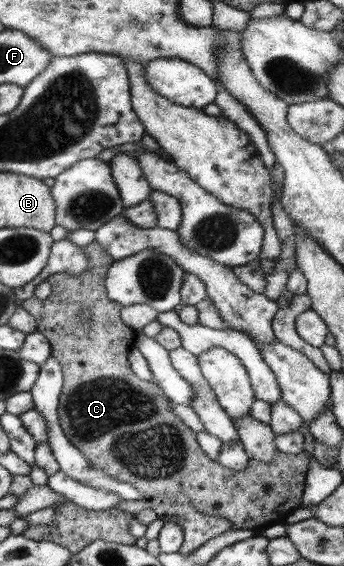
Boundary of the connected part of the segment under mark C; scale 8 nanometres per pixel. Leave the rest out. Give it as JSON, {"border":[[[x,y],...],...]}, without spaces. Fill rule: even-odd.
{"border":[[[94,239],[89,242],[89,244],[83,246],[82,249],[83,255],[87,257],[87,266],[85,266],[85,270],[83,270],[81,274],[67,274],[67,272],[61,272],[49,275],[46,280],[50,285],[50,294],[47,298],[45,298],[45,300],[39,300],[35,298],[35,296],[31,296],[29,299],[25,299],[24,302],[21,302],[21,307],[23,307],[23,309],[27,311],[31,317],[33,317],[36,324],[36,331],[47,338],[50,345],[50,355],[53,355],[53,357],[57,359],[57,363],[61,365],[62,386],[57,403],[57,421],[59,422],[59,427],[63,430],[63,434],[65,434],[65,437],[69,440],[69,443],[73,445],[75,449],[78,449],[81,452],[81,455],[84,455],[85,459],[87,459],[87,461],[89,461],[95,469],[105,471],[105,475],[109,475],[111,479],[117,479],[117,481],[123,481],[131,484],[135,489],[139,490],[141,494],[143,494],[144,499],[149,499],[153,496],[163,494],[169,495],[181,492],[189,498],[189,504],[195,508],[195,511],[208,516],[223,517],[223,519],[227,519],[227,522],[233,527],[233,529],[259,530],[269,524],[283,523],[287,514],[301,503],[301,497],[304,491],[305,475],[307,473],[307,465],[309,465],[309,456],[305,454],[305,450],[295,455],[275,452],[275,456],[273,456],[269,462],[249,460],[249,466],[238,472],[221,467],[221,465],[217,462],[213,462],[213,460],[207,458],[207,455],[205,455],[205,452],[201,450],[200,445],[195,439],[196,433],[189,429],[186,425],[183,425],[181,419],[177,419],[177,417],[175,417],[175,413],[173,413],[173,403],[165,397],[161,388],[153,381],[141,381],[141,379],[139,379],[129,367],[127,354],[129,354],[129,350],[134,345],[136,332],[131,330],[129,327],[126,327],[121,322],[121,304],[109,301],[103,285],[103,282],[105,282],[105,274],[107,274],[107,268],[109,268],[109,264],[113,263],[114,260],[107,255],[105,249],[103,249],[103,247],[101,247],[101,245],[99,245],[99,243],[97,243]],[[83,308],[89,308],[89,312],[91,312],[92,319],[87,322],[83,322],[78,319],[79,310],[83,310]]]}

